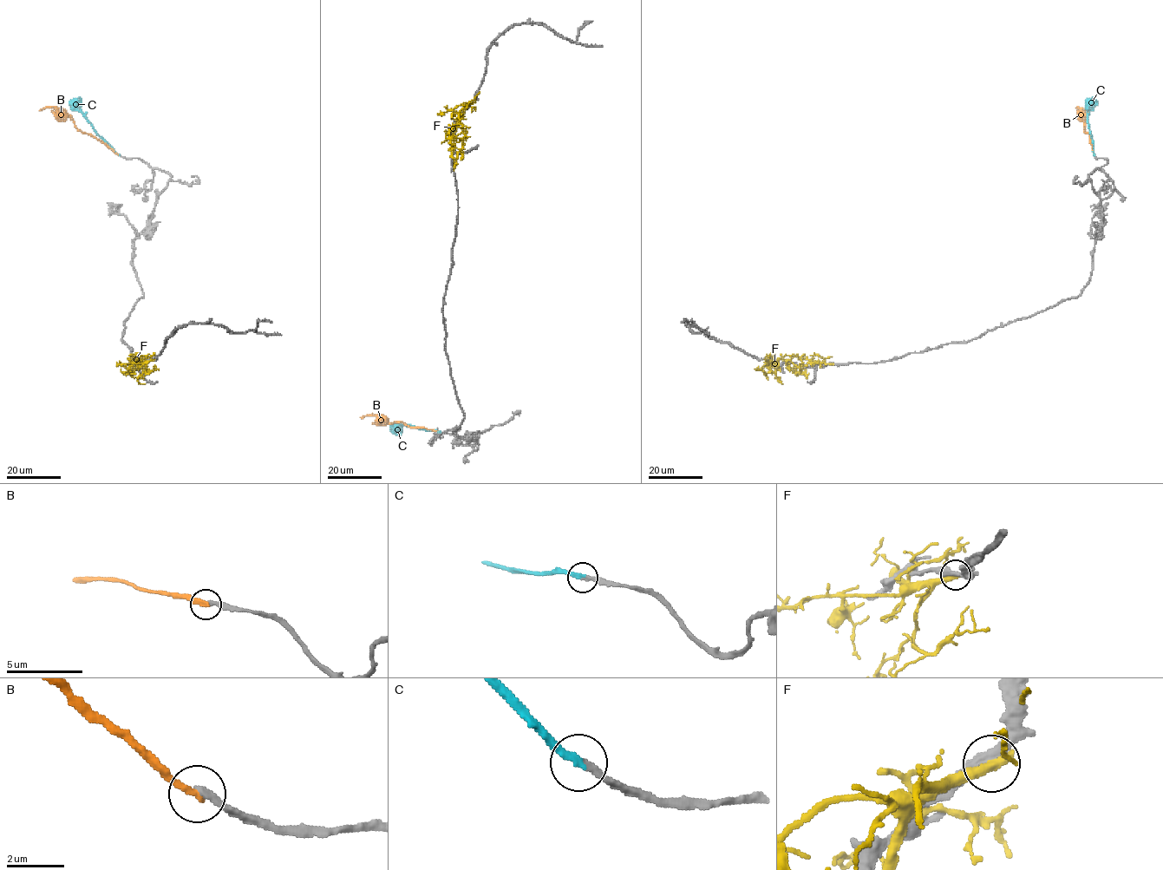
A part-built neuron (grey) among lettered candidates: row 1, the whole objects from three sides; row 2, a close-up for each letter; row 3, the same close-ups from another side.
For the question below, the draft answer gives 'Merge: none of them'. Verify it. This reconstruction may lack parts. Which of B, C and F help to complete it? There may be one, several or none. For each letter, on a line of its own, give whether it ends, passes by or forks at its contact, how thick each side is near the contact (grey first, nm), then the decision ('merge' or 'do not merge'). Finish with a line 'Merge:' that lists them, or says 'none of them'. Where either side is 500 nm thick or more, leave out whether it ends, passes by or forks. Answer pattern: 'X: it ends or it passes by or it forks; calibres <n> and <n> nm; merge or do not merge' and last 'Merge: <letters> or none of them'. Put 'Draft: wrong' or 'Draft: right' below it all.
B: it ends; calibres 240 and 280 nm; do not merge
C: it ends; calibres 240 and 280 nm; merge
F: it ends; calibres 340 and 440 nm; do not merge
Merge: C
Draft: wrong

